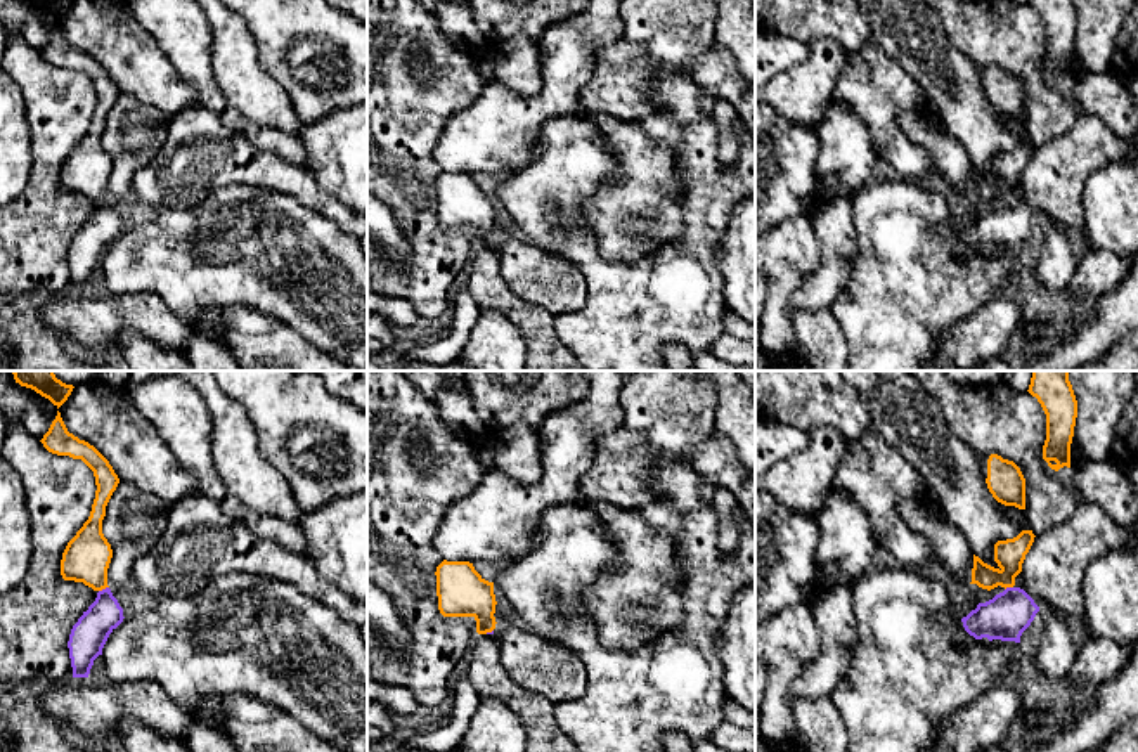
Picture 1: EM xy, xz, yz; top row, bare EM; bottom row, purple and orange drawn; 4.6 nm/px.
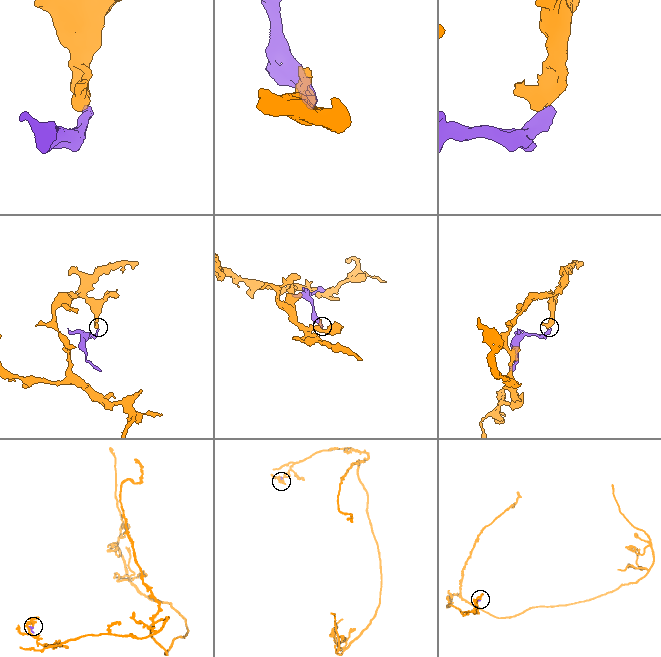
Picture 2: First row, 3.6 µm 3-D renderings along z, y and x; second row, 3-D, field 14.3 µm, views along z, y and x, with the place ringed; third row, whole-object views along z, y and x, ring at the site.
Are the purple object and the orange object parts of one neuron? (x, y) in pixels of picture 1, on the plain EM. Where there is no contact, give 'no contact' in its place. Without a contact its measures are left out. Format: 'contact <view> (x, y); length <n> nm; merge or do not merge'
contact xy (103, 201); length 50 nm; do not merge

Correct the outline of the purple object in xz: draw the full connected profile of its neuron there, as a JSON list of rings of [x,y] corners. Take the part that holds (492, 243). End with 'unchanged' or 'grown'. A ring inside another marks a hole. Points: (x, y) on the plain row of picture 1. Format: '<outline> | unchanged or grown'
[[[494,243],[476,248],[469,262],[468,291],[482,310],[501,312],[521,331],[527,347],[525,371],[587,371],[559,340],[554,317],[509,289],[501,276],[501,255]]] | grown

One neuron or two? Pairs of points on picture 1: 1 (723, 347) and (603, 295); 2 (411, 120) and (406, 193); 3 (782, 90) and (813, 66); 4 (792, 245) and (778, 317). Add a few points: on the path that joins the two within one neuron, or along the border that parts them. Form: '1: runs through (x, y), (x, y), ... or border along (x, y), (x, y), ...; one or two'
1: border along (724, 331), (709, 350); two
2: runs through (406, 137), (406, 175); one
3: runs through (788, 90), (806, 73); one
4: runs through (782, 262), (778, 300); one

